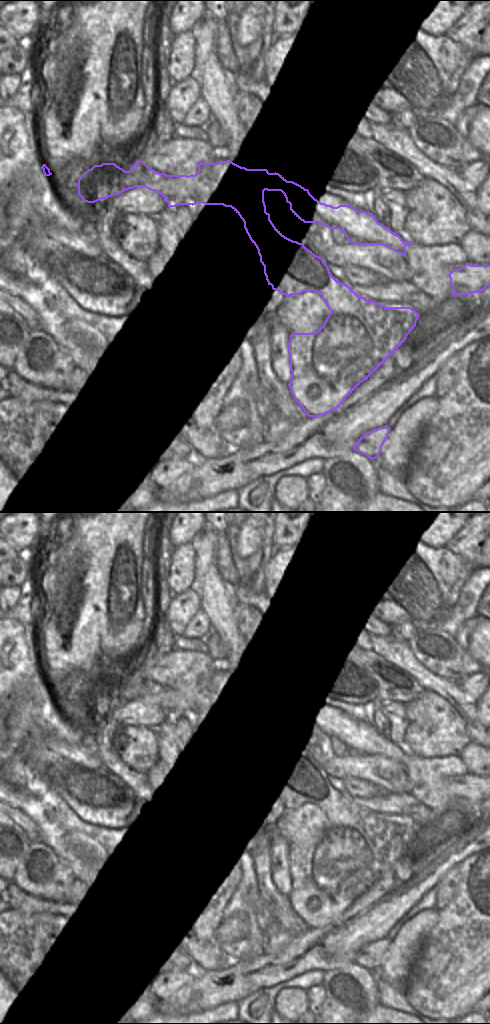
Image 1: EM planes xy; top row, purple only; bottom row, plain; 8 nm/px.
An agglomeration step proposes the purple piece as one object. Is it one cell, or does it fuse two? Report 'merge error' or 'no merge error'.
merge error

